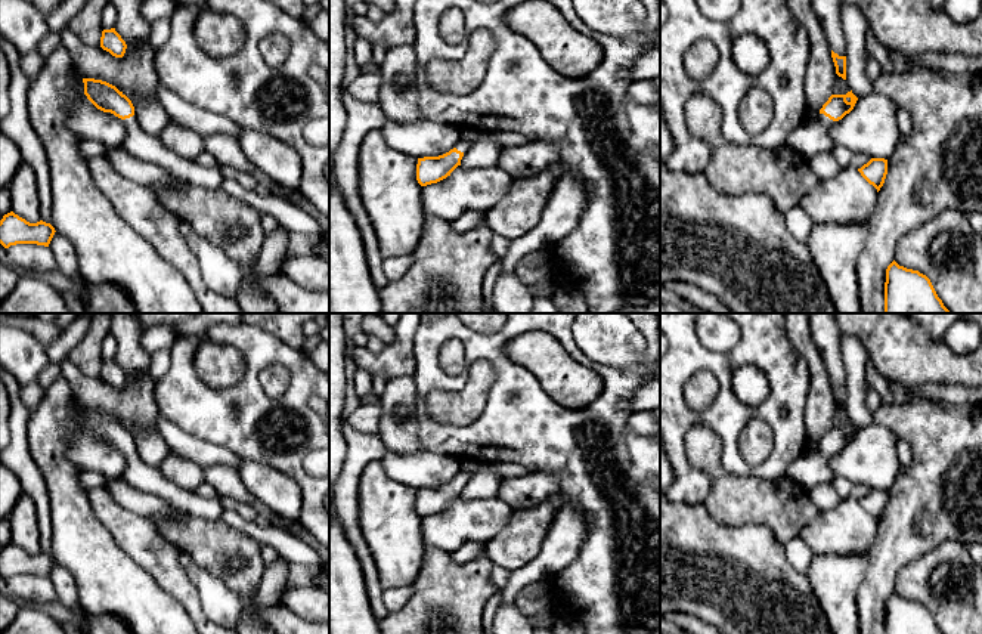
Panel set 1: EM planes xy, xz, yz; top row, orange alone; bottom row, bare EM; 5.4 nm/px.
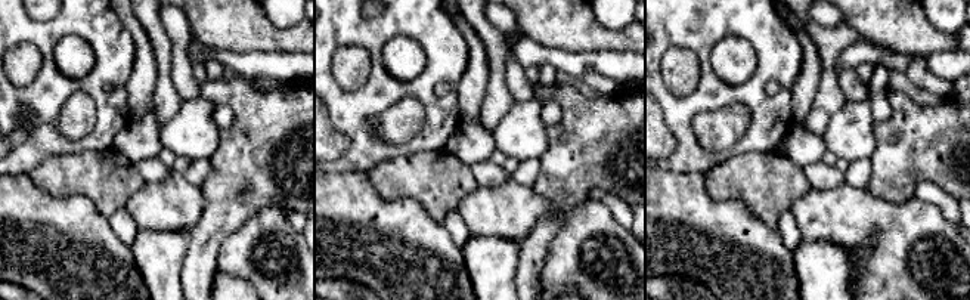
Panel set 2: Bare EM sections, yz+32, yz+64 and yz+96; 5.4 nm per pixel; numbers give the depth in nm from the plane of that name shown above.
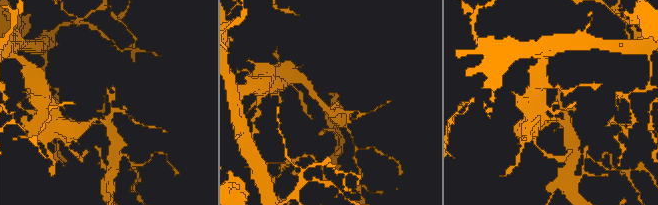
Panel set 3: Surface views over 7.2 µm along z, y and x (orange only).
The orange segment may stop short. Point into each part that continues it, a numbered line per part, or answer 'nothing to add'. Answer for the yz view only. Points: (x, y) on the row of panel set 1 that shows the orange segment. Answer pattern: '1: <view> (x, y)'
1: yz (811, 138)

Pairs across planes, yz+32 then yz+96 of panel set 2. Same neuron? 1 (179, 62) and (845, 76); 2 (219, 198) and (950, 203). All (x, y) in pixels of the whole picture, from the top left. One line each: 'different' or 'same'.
1: same
2: different

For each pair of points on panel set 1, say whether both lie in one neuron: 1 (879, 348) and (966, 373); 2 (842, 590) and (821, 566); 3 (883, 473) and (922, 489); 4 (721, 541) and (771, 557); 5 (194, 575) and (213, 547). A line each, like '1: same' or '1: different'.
1: same
2: same
3: different
4: same
5: different

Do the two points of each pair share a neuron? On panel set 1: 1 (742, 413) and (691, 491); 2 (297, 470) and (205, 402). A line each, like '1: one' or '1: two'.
1: one
2: one

